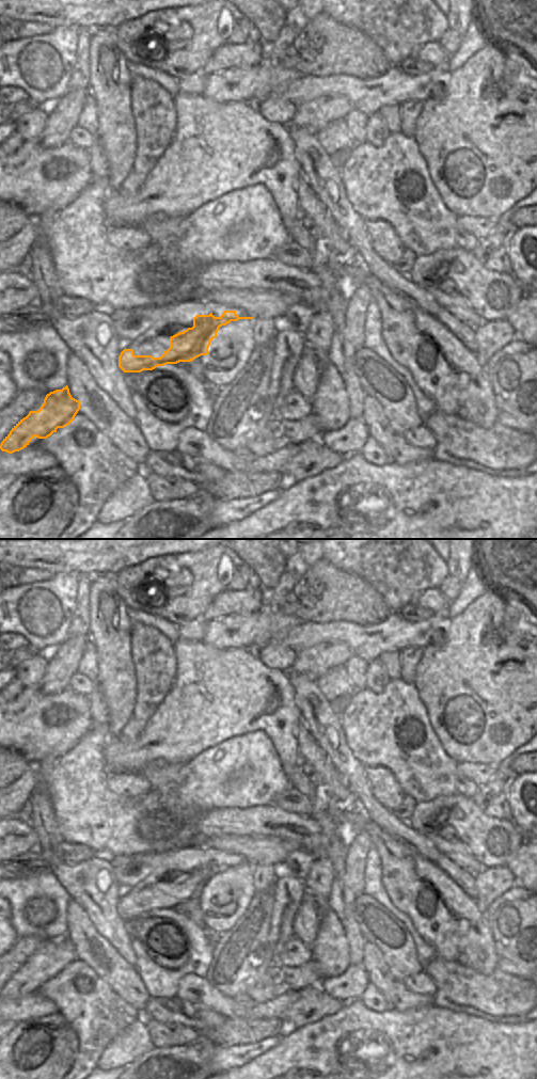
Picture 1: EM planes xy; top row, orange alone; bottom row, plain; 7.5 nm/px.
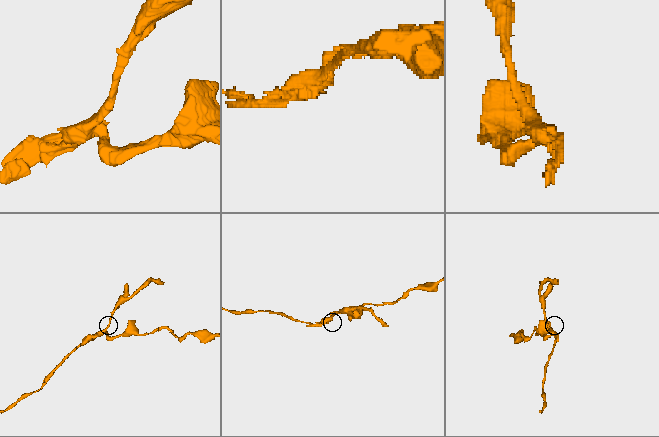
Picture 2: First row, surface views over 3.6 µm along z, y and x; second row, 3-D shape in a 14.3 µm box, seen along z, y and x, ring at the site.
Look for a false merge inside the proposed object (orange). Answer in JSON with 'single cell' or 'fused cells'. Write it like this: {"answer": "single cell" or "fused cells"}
{"answer": "fused cells"}

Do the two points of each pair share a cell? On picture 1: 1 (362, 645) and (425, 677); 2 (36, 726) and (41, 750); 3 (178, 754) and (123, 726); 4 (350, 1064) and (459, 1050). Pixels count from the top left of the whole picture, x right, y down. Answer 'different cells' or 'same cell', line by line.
1: different cells
2: same cell
3: different cells
4: same cell

